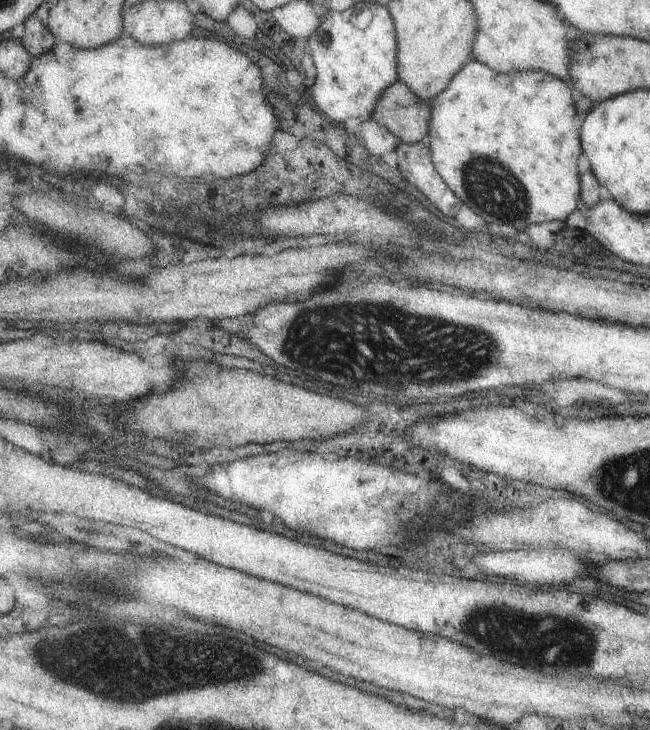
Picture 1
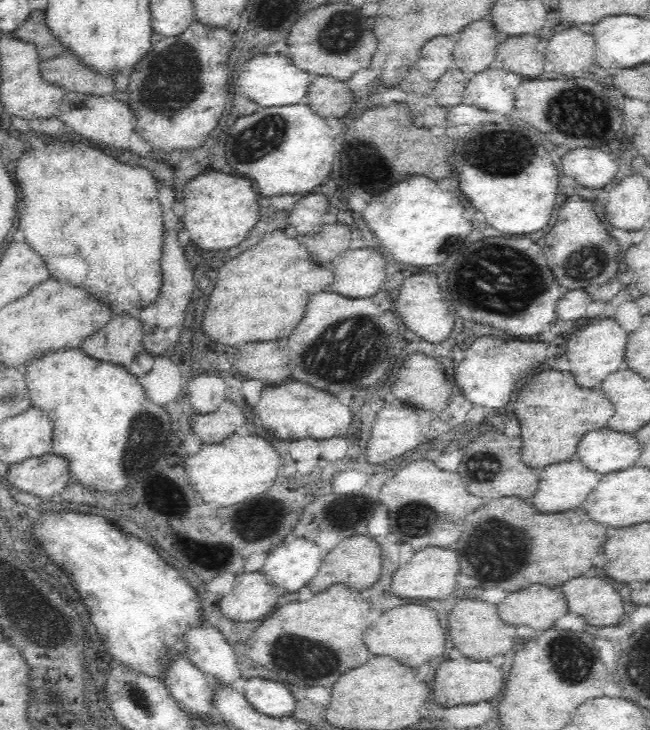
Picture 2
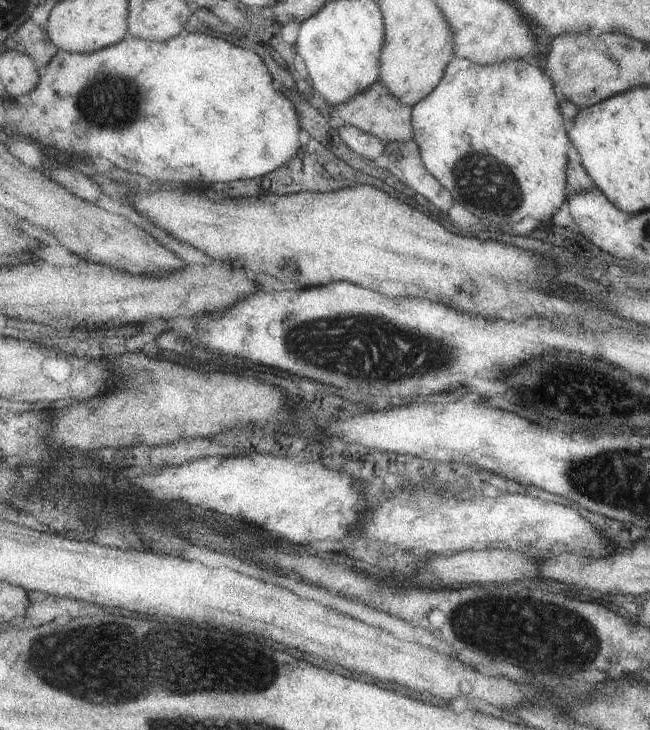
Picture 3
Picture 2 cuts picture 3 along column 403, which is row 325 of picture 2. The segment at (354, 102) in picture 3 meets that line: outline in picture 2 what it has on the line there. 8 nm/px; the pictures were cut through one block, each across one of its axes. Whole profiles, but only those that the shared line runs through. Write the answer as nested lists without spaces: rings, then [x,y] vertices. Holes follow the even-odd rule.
[[[134,314],[118,315],[86,338],[81,349],[92,358],[127,366],[142,350],[143,328]]]

